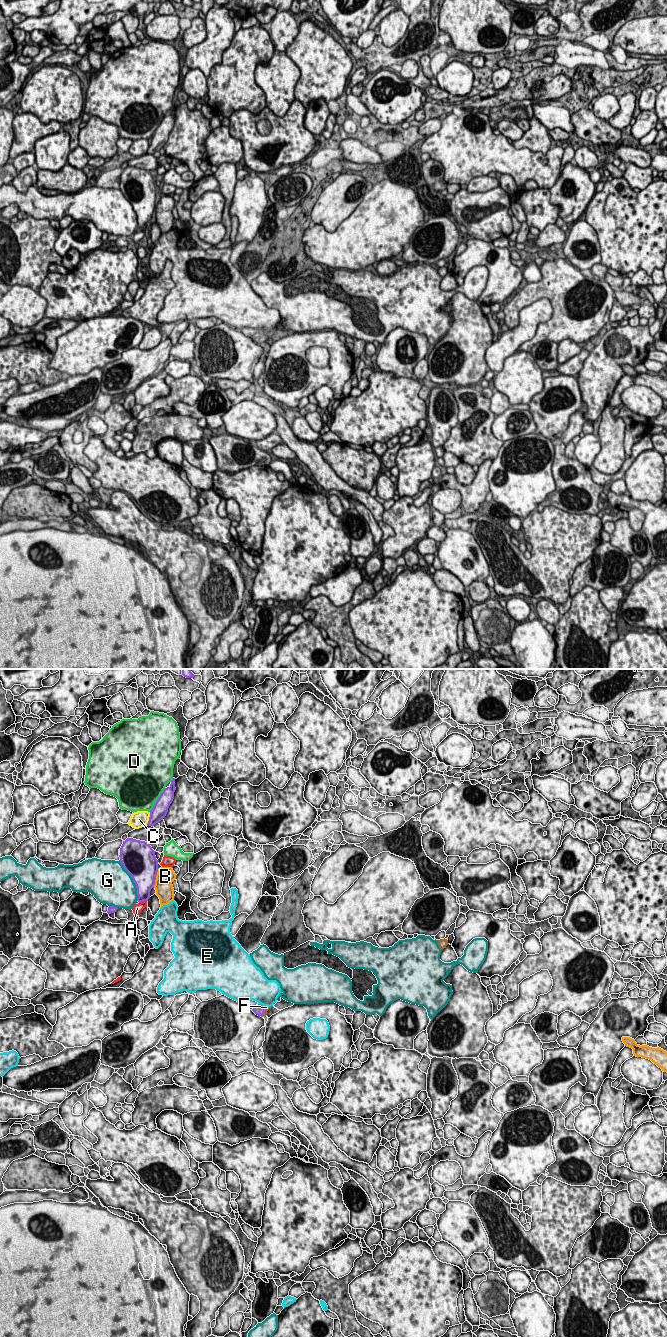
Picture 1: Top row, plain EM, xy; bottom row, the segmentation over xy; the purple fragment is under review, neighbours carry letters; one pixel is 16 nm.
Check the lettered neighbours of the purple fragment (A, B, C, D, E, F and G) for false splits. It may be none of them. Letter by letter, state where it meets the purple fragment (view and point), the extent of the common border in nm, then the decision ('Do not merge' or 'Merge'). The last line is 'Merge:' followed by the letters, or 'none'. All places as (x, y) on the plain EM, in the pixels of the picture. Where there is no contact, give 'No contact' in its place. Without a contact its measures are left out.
A: Touches purple at xy (142, 229). Shared border 130 nm. Do not merge
B: Touches purple at xy (155, 207). Shared border 300 nm. Do not merge
C: Touches purple at xy (149, 147). Shared border 240 nm. Do not merge
D: Touches purple at xy (157, 128). Shared border 460 nm. Do not merge
E: Touches purple at xy (260, 332). Shared border 120 nm. Do not merge
F: Touches purple at xy (264, 339). Shared border 160 nm. Merge
G: Touches purple at xy (133, 208). Shared border 700 nm. Do not merge
Merge: F

